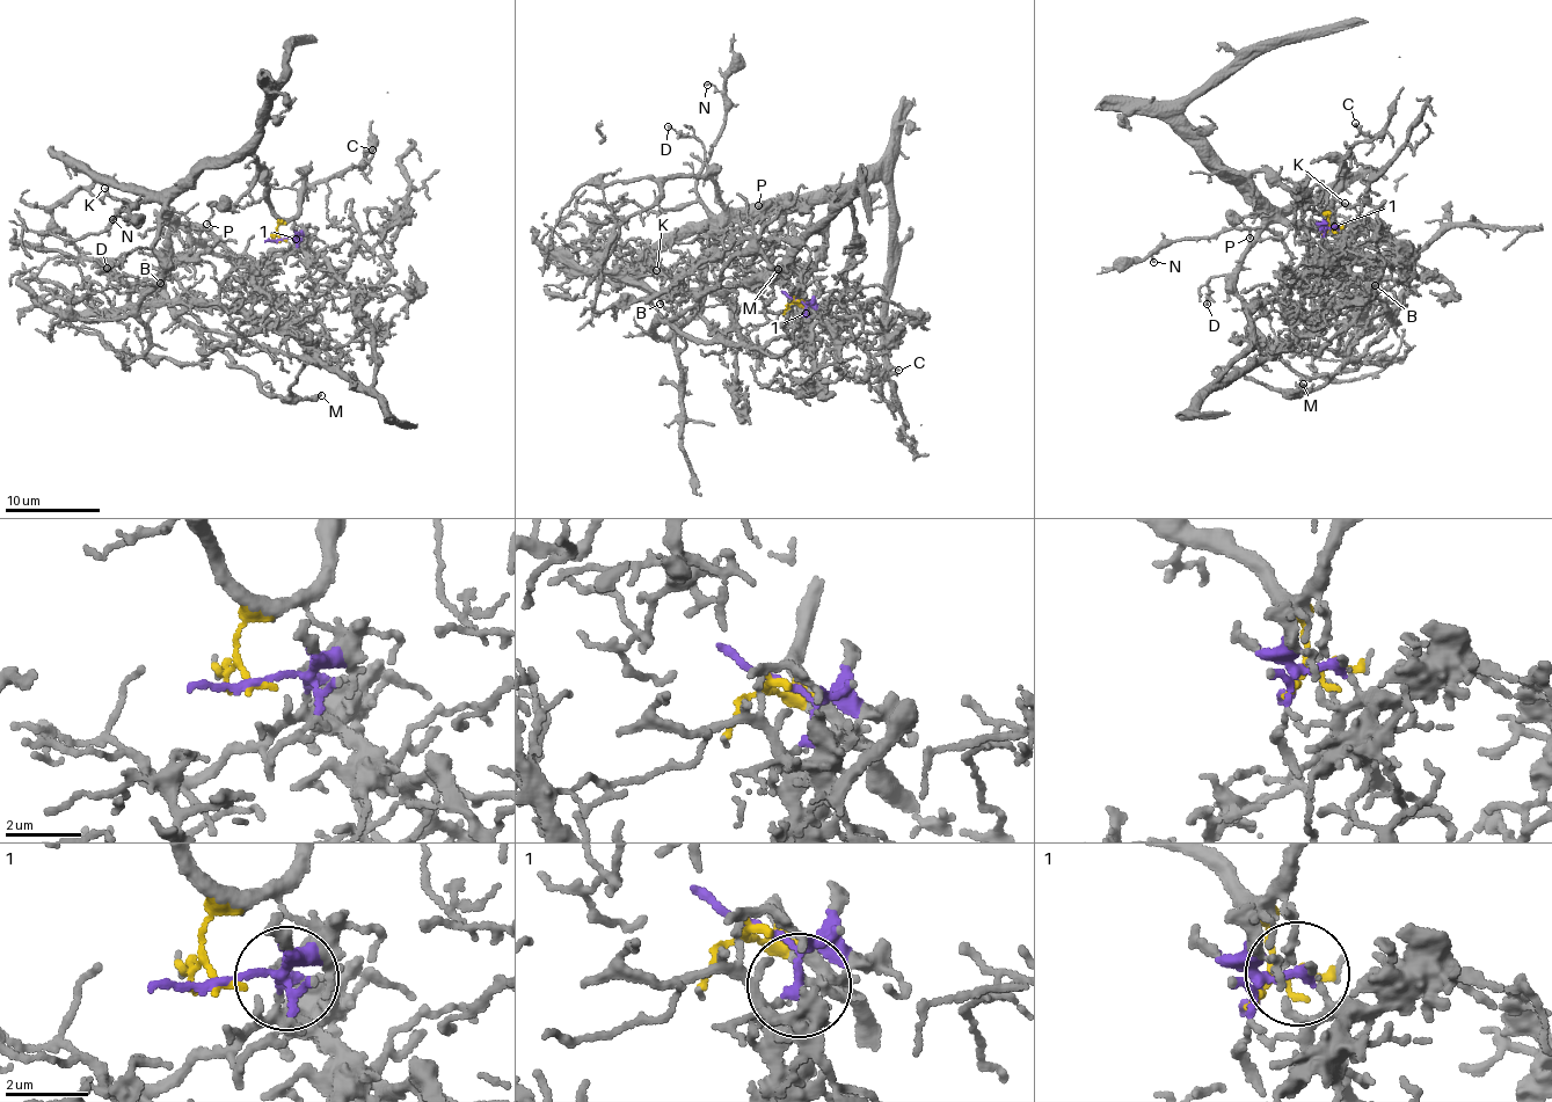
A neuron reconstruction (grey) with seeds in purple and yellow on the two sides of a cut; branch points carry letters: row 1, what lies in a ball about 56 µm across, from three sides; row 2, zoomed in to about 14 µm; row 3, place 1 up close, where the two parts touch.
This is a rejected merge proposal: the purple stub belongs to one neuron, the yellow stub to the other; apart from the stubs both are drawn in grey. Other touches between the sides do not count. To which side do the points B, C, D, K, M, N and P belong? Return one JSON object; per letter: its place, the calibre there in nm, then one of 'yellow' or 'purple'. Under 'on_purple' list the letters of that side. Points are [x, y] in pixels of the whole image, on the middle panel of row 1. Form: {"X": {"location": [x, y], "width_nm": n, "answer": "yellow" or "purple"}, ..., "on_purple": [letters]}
{"B": {"location": [660, 304], "width_nm": 150, "answer": "purple"}, "C": {"location": [898, 370], "width_nm": 130, "answer": "yellow"}, "D": {"location": [668, 126], "width_nm": 140, "answer": "yellow"}, "K": {"location": [656, 270], "width_nm": 90, "answer": "yellow"}, "M": {"location": [778, 269], "width_nm": 360, "answer": "yellow"}, "N": {"location": [707, 85], "width_nm": 100, "answer": "yellow"}, "P": {"location": [758, 205], "width_nm": 110, "answer": "yellow"}, "on_purple": ["B"]}

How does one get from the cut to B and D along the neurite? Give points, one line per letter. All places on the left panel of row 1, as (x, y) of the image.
B: (282, 240), (293, 238), (303, 249), (274, 254), (264, 285), (228, 306), (161, 303), (154, 296), (159, 282)
D: (282, 240), (264, 197), (264, 167), (250, 153), (199, 161), (170, 199), (153, 245), (107, 269)

